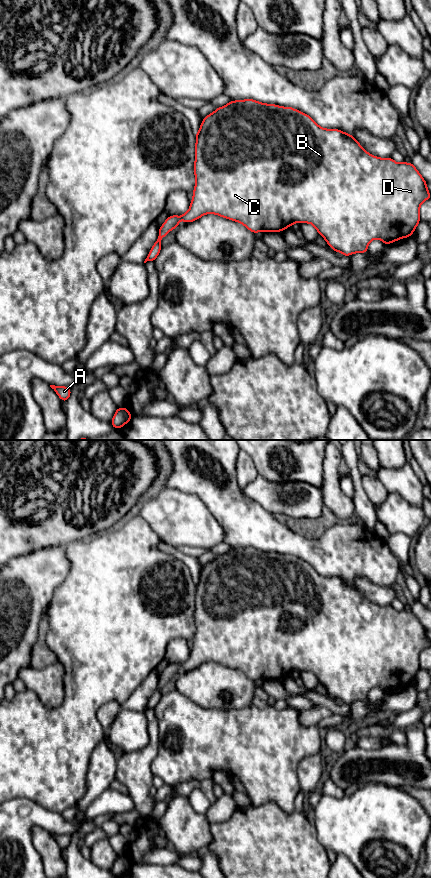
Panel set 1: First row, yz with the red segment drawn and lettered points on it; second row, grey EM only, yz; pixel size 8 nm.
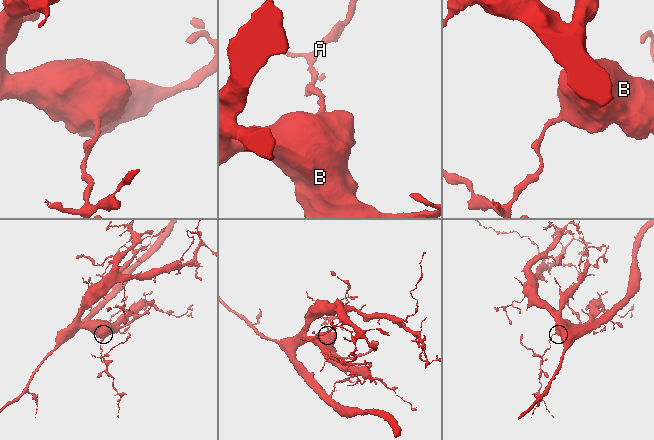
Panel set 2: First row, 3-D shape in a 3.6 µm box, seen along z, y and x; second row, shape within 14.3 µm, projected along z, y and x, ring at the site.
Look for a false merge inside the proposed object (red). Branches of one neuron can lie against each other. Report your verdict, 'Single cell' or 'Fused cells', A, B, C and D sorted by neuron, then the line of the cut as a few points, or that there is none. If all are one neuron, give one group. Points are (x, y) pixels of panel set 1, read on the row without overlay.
Single cell. Groups: A B C D. No split

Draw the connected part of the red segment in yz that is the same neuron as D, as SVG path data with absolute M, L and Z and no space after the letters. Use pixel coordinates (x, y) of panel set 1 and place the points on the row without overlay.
M246 547L246 548L237 548L237 549L230 549L227 553L223 555L217 556L214 560L211 562L207 563L200 574L199 579L196 581L196 593L195 593L195 611L194 611L194 623L196 626L196 631L195 631L195 636L193 638L193 646L191 648L190 656L189 658L184 661L182 664L168 664L164 672L159 675L159 684L158 687L156 688L155 692L152 694L147 706L145 707L144 711L147 709L155 709L156 705L160 701L161 698L161 687L166 684L172 677L177 676L179 674L179 668L182 667L184 671L186 670L193 670L203 663L212 661L215 663L219 663L223 666L230 667L235 670L239 670L243 672L248 678L250 678L253 681L257 680L271 680L271 679L277 679L277 680L282 680L284 677L292 674L294 671L299 670L299 671L310 671L312 672L318 679L319 683L321 683L327 690L327 692L335 699L335 700L341 700L343 704L350 704L353 701L366 701L368 697L369 691L373 687L380 687L384 692L390 692L393 691L399 687L402 686L407 686L411 683L413 683L414 678L416 677L418 671L420 670L420 653L427 647L431 646L431 643L427 637L427 631L421 624L421 622L418 620L418 618L415 616L415 614L412 611L406 611L405 609L402 611L396 611L391 605L389 606L379 606L376 604L371 603L369 600L366 600L360 593L360 591L351 583L347 582L343 579L340 579L338 577L324 577L320 575L310 564L307 562L298 559L292 555L282 555L274 552L265 552L258 550L256 548L252 547Z

